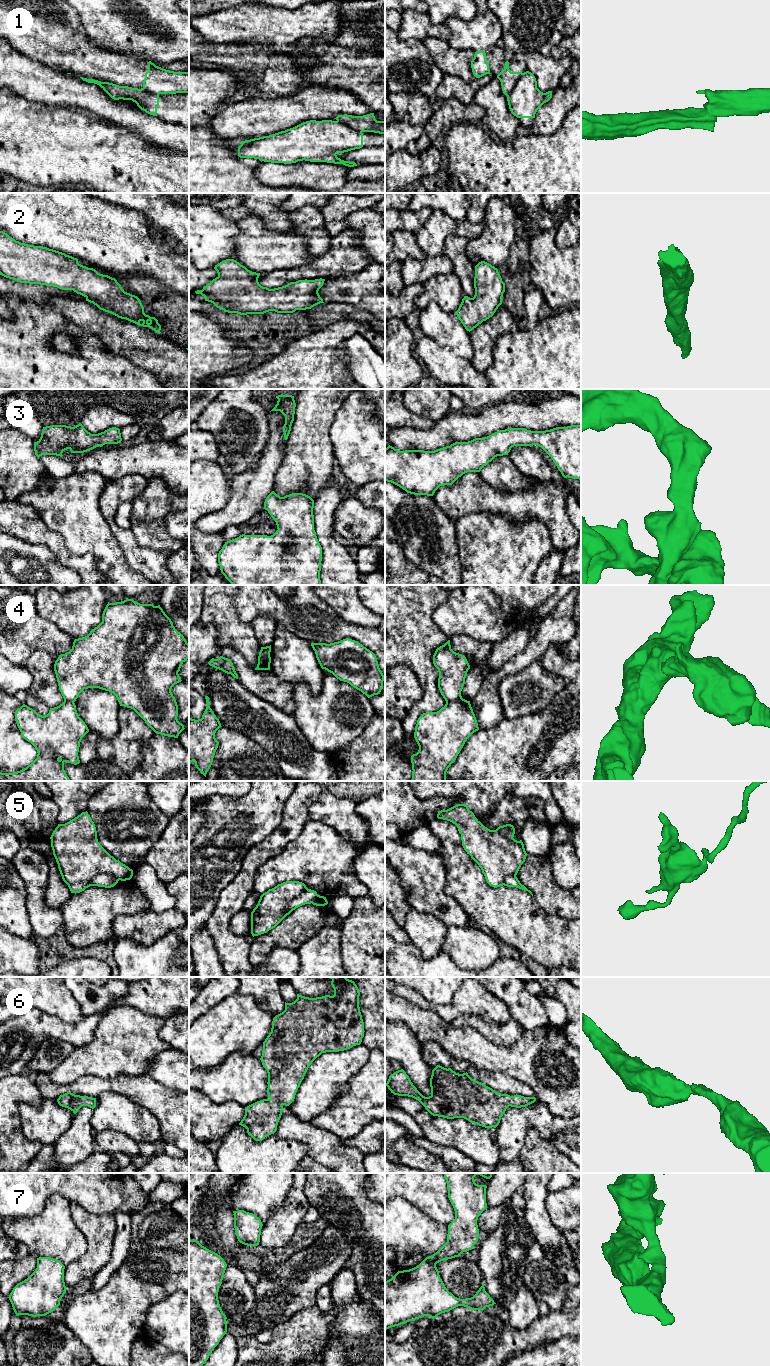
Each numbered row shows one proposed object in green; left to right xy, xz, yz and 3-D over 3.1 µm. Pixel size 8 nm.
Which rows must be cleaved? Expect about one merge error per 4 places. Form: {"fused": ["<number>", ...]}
{"fused": ["1", "4", "5"]}

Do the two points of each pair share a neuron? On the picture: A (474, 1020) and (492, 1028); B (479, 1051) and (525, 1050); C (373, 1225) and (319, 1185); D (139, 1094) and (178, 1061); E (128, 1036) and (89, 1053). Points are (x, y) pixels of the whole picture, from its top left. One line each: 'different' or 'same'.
A: same
B: same
C: same
D: different
E: same

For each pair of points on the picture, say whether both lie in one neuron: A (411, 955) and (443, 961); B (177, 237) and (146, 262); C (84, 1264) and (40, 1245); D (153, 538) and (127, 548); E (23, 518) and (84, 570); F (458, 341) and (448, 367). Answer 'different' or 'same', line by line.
A: same
B: different
C: different
D: different
E: same
F: different

